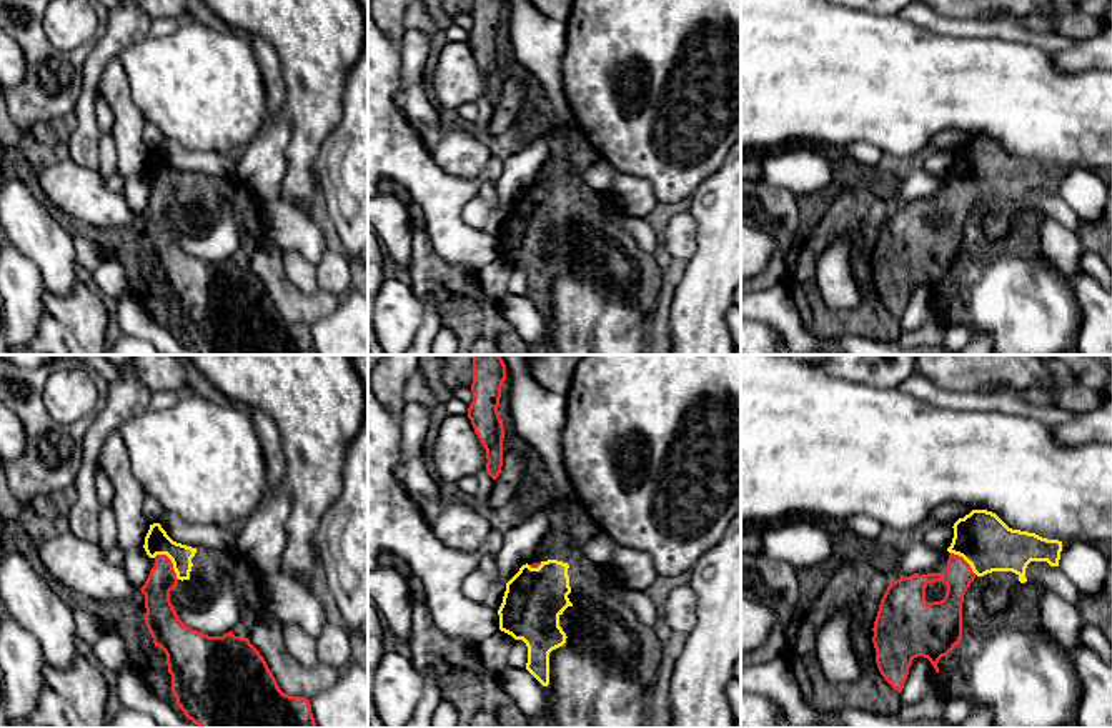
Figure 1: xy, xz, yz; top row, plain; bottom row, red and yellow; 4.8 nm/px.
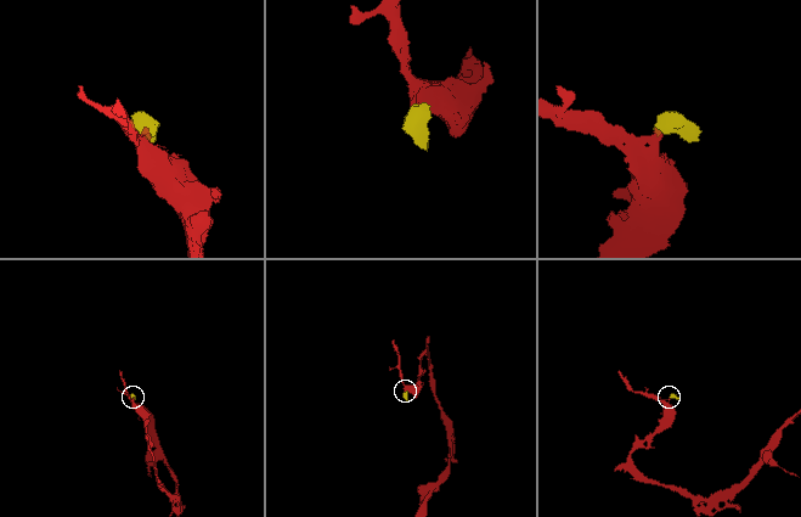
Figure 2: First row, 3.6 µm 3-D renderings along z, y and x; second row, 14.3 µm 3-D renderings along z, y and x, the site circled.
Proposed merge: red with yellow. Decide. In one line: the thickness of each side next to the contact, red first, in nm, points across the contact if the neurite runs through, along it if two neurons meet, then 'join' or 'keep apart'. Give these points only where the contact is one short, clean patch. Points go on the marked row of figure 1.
140/120 nm | across xy (160, 613), (160, 582), (172, 563), (157, 542) | join

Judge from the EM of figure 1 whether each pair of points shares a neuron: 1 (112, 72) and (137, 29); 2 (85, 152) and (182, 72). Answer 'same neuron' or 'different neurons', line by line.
1: different neurons
2: different neurons

